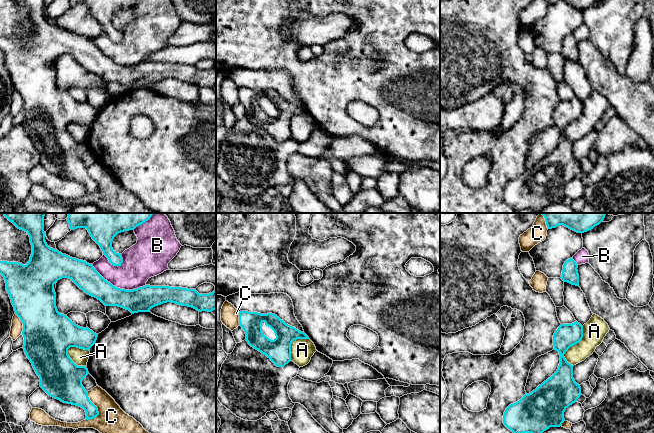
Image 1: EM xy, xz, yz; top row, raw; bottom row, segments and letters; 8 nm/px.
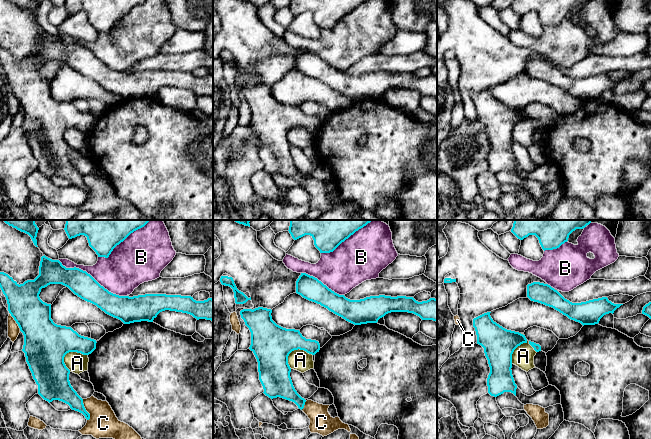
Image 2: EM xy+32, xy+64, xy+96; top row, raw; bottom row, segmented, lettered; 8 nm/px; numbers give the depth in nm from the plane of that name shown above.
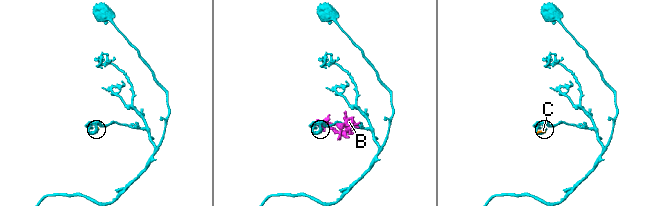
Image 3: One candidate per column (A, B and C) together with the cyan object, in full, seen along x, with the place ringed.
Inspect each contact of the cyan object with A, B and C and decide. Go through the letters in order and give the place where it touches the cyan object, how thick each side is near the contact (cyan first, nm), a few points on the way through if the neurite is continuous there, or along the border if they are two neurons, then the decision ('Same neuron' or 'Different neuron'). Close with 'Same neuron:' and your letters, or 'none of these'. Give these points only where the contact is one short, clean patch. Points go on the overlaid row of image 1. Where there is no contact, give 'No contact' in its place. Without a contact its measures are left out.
A: Touches cyan at xy (71, 360). Thickness 360 nm (cyan) against 130 nm. Different neuron
B: Touches cyan at xy (118, 288). Thickness 200 nm (cyan) against 260 nm. Different neuron
C: Touches cyan at xy (97, 410). Thickness 190 nm (cyan) against 220 nm. Different neuron
Same neuron: none of these

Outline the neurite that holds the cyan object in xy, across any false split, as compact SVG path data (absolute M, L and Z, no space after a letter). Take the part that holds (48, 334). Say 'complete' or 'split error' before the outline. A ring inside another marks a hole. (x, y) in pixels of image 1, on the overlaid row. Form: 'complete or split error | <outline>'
complete | M3 213L5 218L30 237L32 254L26 265L18 262L0 261L0 274L4 277L6 290L14 307L15 314L23 323L23 349L40 378L40 387L51 397L63 403L83 408L86 419L99 415L97 407L90 401L82 380L89 374L86 366L77 366L68 355L70 347L90 350L98 334L88 327L83 328L72 322L66 315L58 312L54 284L62 279L71 279L81 290L97 298L105 306L118 306L132 314L150 312L150 309L163 303L172 302L188 306L199 312L212 312L216 309L216 291L199 294L195 289L169 286L146 285L133 290L120 289L105 280L86 261L72 258L58 250L50 248L45 241L45 213Z

